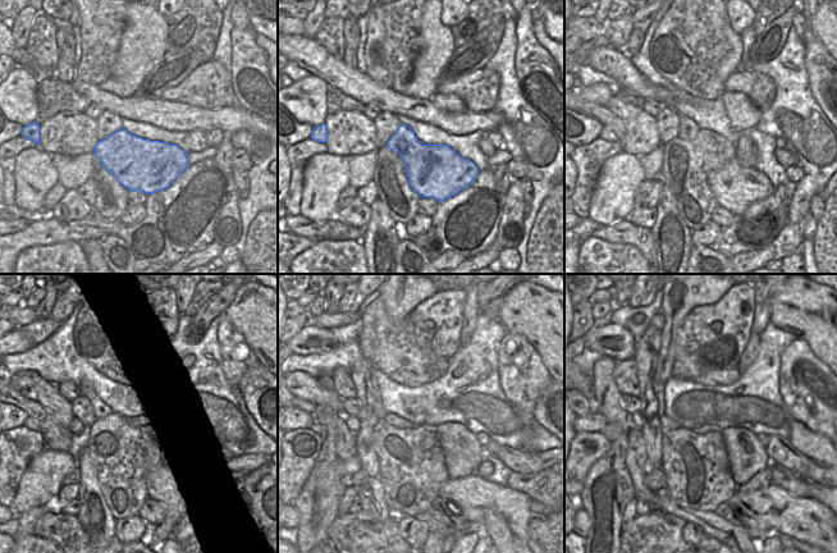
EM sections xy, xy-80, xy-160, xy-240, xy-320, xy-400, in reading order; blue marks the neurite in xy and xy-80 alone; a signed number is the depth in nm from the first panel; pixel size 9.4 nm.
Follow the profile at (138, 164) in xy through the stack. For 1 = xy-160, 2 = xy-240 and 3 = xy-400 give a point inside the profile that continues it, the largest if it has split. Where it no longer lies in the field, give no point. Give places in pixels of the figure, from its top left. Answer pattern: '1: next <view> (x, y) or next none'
1: next xy-160 (735, 187)
2: next xy-240 (170, 487)
3: next xy-400 (804, 519)

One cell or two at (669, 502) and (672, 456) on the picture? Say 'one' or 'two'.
two

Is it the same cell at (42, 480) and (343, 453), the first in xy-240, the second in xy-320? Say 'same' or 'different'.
different

